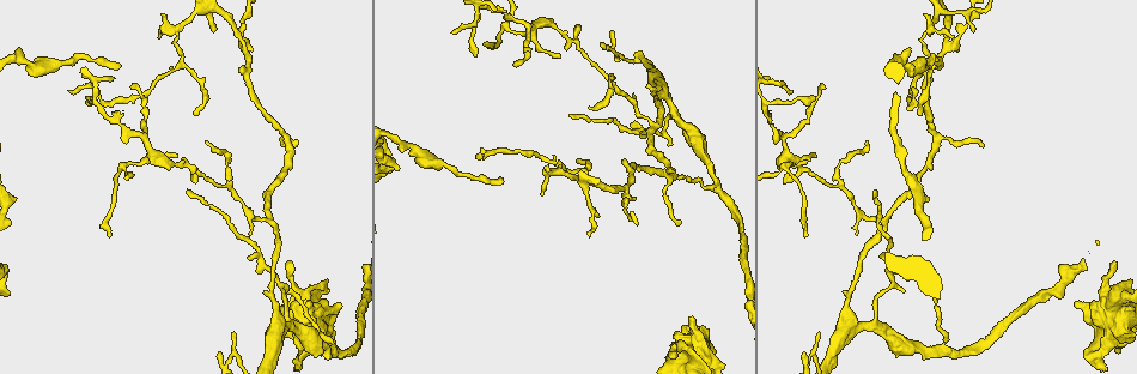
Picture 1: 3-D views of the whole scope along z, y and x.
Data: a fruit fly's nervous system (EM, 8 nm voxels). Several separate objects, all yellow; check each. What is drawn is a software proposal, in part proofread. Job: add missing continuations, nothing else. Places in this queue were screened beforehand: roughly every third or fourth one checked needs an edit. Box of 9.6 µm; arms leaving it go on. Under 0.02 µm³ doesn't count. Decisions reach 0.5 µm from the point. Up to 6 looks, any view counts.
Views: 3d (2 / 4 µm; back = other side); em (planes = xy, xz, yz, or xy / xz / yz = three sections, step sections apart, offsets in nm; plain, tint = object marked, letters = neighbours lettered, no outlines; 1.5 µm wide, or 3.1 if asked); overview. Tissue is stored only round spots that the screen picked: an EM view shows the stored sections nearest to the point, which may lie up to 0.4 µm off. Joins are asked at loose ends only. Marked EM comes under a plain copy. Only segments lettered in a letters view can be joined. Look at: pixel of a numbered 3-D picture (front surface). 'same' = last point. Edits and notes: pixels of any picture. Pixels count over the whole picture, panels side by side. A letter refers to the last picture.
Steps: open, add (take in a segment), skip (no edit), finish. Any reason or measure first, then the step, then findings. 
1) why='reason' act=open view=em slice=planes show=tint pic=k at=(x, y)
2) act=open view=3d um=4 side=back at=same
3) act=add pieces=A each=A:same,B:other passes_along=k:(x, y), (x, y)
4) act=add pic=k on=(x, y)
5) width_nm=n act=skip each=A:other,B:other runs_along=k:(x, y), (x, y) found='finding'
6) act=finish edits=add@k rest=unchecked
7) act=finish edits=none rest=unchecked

why='tapers out' act=open view=em slice=planes show=letters pic=1 at=(577, 163)

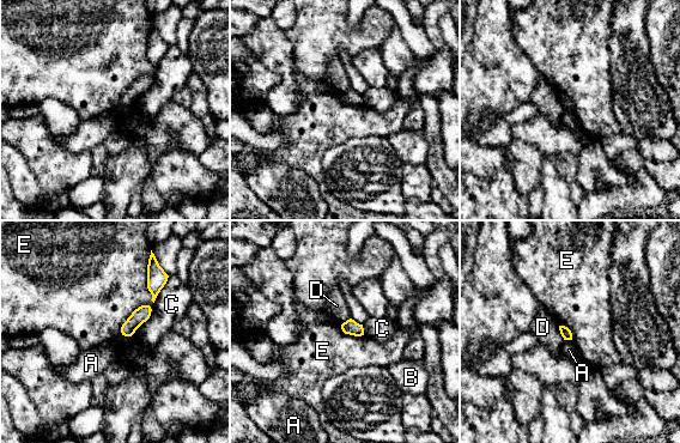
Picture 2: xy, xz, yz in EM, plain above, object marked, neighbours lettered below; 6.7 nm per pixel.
longest_contact=E:280nm act=skip each=A:other,B:other,C:other,D:other,E:other border=2:(151, 307), (139, 305), (121, 334) found='none of them fits'

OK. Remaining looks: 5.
why='tapers out' act=open view=em slice=planes show=letters pic=1 at=(981, 142)

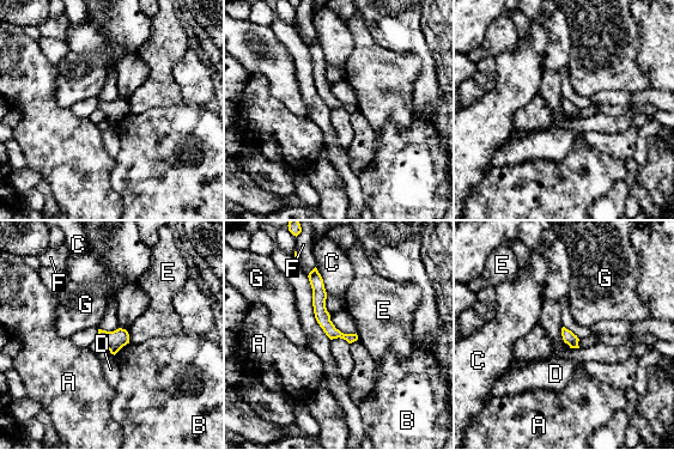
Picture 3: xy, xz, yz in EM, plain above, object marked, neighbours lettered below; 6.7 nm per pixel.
act=skip each=A:other,B:other,C:other,D:other,E:other,F:other,G:other border=3:(129, 342), (114, 354) found='none of them fits'

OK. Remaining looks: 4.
why='free end' act=open view=3d um=2 pic=1 at=(930, 291)

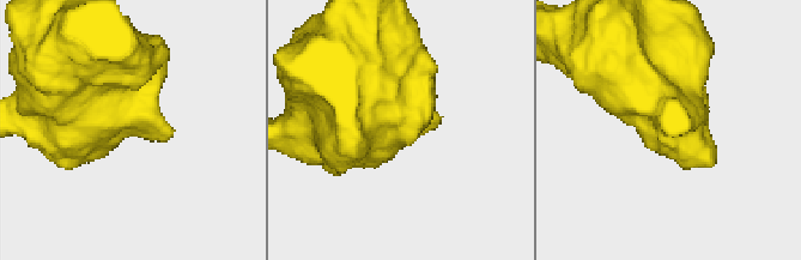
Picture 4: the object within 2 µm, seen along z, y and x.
why='need the tissue' act=open view=em slice=planes show=letters pic=4 at=(435, 125)

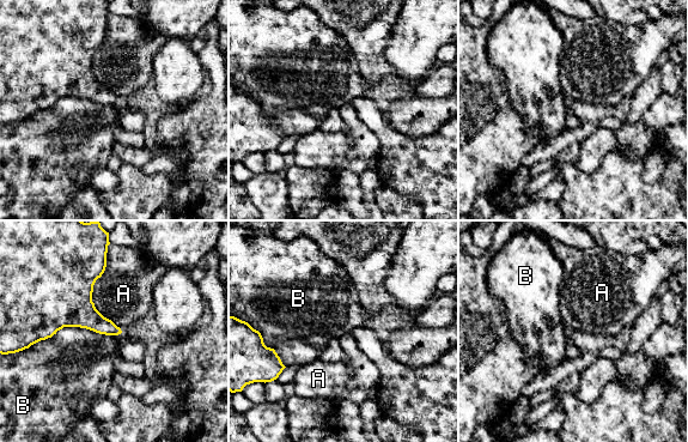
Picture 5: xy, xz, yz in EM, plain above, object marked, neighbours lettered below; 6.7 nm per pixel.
longest_contact=B:600nm act=skip each=A:other,B:other found='no lettered segment goes on from it'

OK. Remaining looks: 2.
act=finish edits=none rest=unchecked

